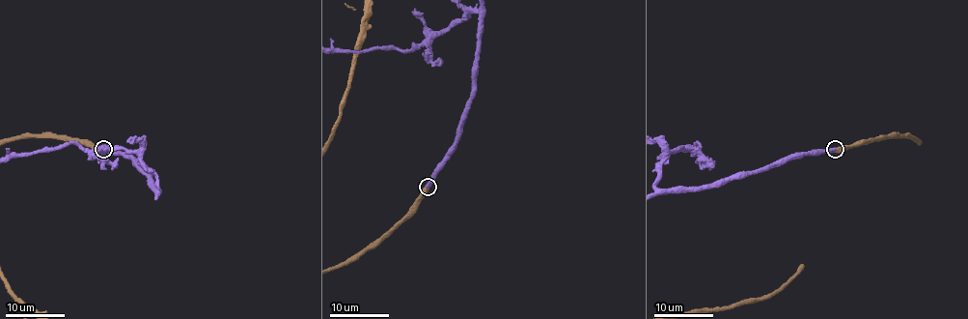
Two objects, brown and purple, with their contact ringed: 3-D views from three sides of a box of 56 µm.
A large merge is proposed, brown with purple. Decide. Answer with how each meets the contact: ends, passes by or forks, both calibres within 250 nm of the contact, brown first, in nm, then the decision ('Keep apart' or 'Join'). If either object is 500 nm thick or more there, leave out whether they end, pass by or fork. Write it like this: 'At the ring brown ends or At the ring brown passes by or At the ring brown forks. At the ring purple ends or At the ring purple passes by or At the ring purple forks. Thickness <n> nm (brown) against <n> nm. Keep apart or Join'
Thickness 600 nm (brown) against 550 nm. Join

